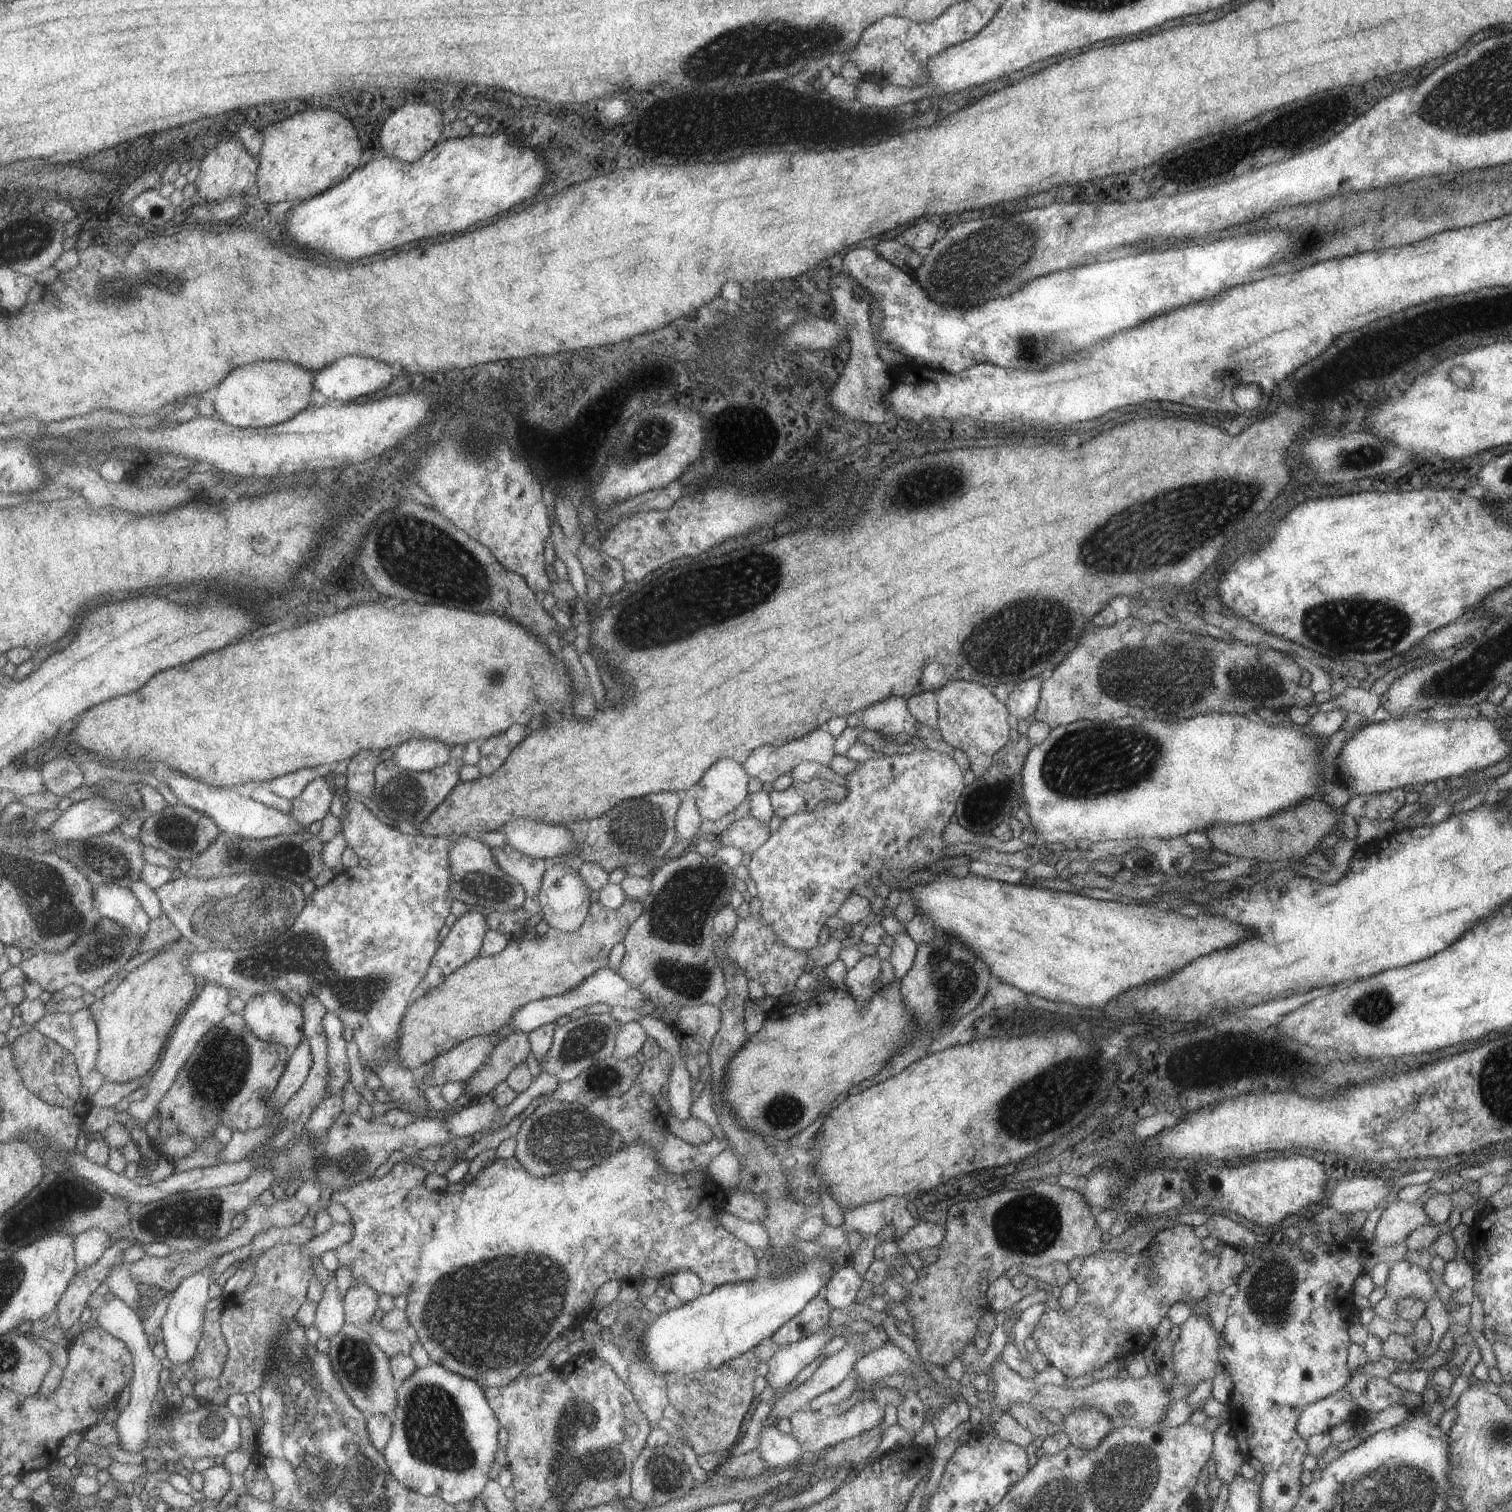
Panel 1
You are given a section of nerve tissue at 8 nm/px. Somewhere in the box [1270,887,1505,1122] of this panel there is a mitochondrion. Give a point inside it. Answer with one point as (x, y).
(1374, 1008)

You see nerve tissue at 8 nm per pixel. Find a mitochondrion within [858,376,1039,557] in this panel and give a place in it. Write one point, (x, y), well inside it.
(928, 497)

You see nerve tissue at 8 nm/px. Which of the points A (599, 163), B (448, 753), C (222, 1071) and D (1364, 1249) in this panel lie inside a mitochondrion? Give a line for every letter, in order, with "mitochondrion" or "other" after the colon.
A: other
B: other
C: mitochondrion
D: other

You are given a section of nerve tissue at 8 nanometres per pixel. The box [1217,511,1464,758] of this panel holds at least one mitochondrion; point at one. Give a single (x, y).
(1368, 632)

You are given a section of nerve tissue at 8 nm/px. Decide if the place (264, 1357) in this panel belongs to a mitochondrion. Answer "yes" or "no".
yes

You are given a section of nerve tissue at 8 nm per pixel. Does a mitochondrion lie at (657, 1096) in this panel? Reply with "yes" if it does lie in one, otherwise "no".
no

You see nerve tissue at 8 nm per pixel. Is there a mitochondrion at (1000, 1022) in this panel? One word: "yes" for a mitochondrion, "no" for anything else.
no

